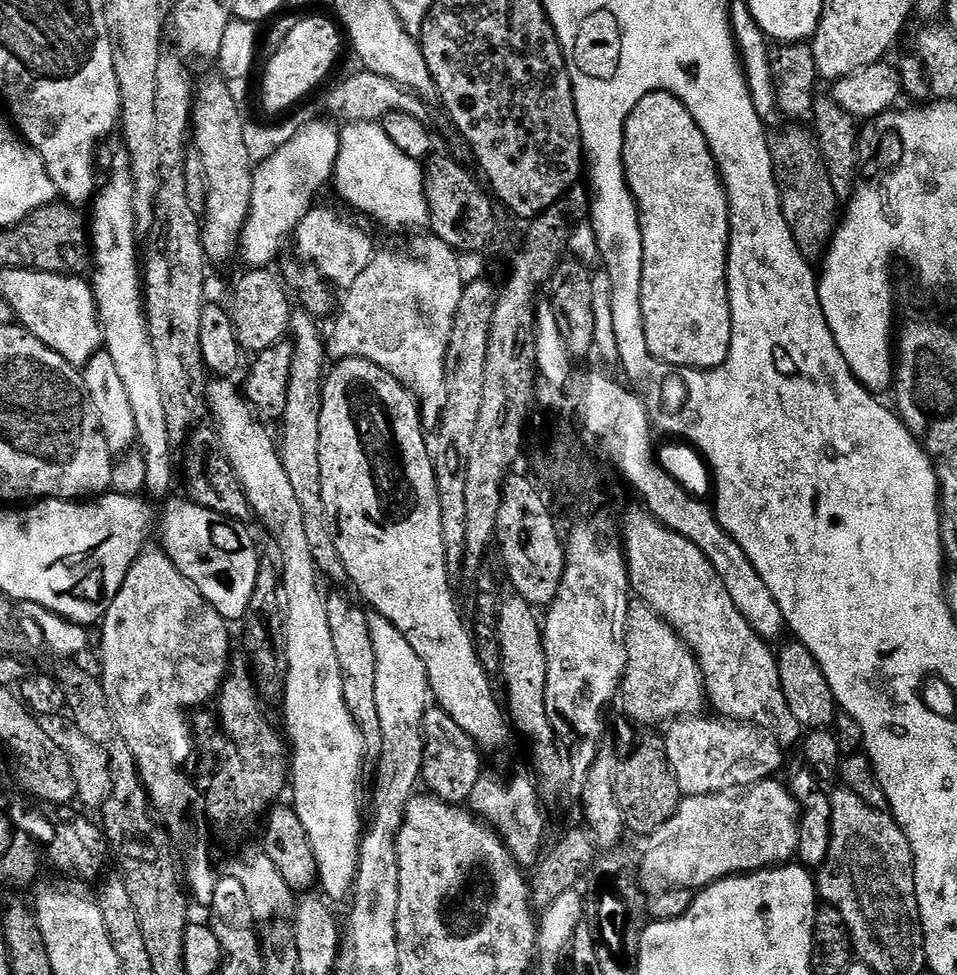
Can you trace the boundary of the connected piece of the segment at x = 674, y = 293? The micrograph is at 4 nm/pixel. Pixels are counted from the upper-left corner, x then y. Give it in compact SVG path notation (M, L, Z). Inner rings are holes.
M651 92L634 106L630 118L624 127L624 173L628 189L636 200L636 213L640 215L640 301L642 302L642 326L646 334L646 346L654 358L666 362L675 368L694 368L707 370L722 366L730 354L732 341L732 315L728 301L728 194L724 190L724 181L720 178L720 170L712 156L710 146L690 110L677 96L669 92Z

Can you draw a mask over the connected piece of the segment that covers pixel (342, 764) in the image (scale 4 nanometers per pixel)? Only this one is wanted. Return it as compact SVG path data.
M216 378L209 383L208 386L208 410L211 419L214 421L214 427L217 432L220 433L220 441L224 447L224 452L228 456L230 466L234 466L234 470L238 474L240 484L244 488L246 498L250 502L255 519L261 520L262 523L268 527L270 535L276 539L275 547L278 549L280 559L282 561L282 596L286 601L286 615L284 617L284 637L288 643L288 649L286 650L286 658L288 659L288 671L284 678L284 694L282 697L282 705L284 704L284 724L286 729L287 739L290 741L290 796L292 792L292 800L290 800L291 807L295 809L295 812L302 820L303 826L306 828L306 834L308 835L310 846L313 848L314 858L317 859L317 870L319 872L318 884L322 889L323 895L327 897L329 901L335 902L335 900L349 899L350 893L353 891L353 884L356 880L356 871L359 869L359 852L360 841L362 837L362 827L360 828L360 771L366 768L366 749L364 746L364 735L362 730L358 730L358 726L354 722L354 718L350 714L350 710L346 710L346 698L342 694L342 670L338 670L338 654L334 654L334 642L330 642L330 618L326 614L326 596L322 591L320 593L320 583L322 583L321 577L318 575L318 569L314 562L314 554L310 554L310 541L306 539L306 522L304 521L304 515L302 514L302 506L298 506L298 498L294 494L294 486L290 486L290 478L286 478L286 470L282 466L280 461L280 453L278 451L277 441L263 428L265 425L261 423L259 419L254 415L254 409L247 400L244 399L241 389L236 388L231 384L232 380L228 378Z

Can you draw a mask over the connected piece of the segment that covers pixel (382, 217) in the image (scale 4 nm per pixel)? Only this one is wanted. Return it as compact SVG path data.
M345 123L340 128L340 153L336 159L336 170L334 173L334 185L340 191L340 196L352 208L357 208L360 212L365 212L368 216L373 216L380 224L385 224L388 228L416 228L412 230L420 230L420 228L429 223L428 219L428 203L426 202L426 194L424 193L424 168L421 161L410 158L406 154L402 154L402 150L398 150L398 146L394 146L394 142L390 142L390 138L386 138L383 127L379 123L375 124L353 124Z

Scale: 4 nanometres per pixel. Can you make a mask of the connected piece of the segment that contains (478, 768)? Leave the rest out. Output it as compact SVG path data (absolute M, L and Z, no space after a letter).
M438 706L429 707L422 718L421 734L423 736L423 766L421 779L423 785L428 786L427 791L437 800L445 801L448 804L463 805L467 803L473 794L474 786L477 785L478 778L483 773L482 759L479 749L468 734L457 722L455 722L445 711Z

